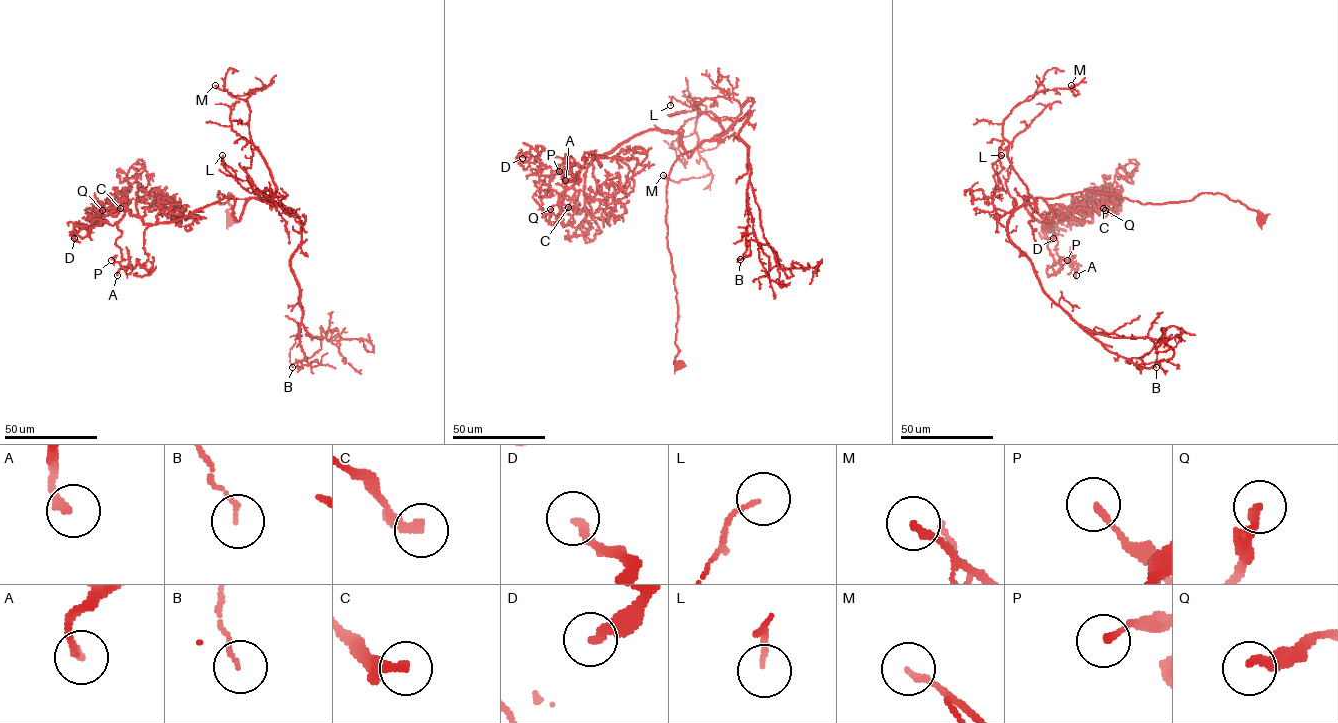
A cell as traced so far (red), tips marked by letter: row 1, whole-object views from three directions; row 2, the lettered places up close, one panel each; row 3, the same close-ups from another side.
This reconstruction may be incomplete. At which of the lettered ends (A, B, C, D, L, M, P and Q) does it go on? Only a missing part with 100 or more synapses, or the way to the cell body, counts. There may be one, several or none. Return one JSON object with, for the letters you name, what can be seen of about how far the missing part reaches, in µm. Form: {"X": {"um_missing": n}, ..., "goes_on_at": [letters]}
{"goes_on_at": []}

